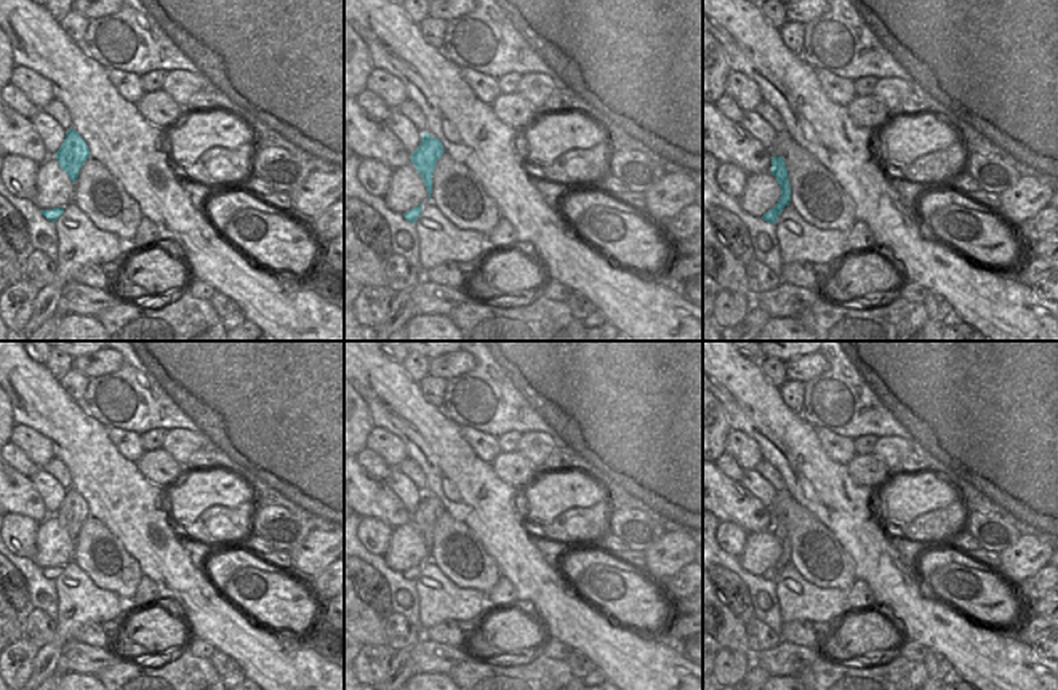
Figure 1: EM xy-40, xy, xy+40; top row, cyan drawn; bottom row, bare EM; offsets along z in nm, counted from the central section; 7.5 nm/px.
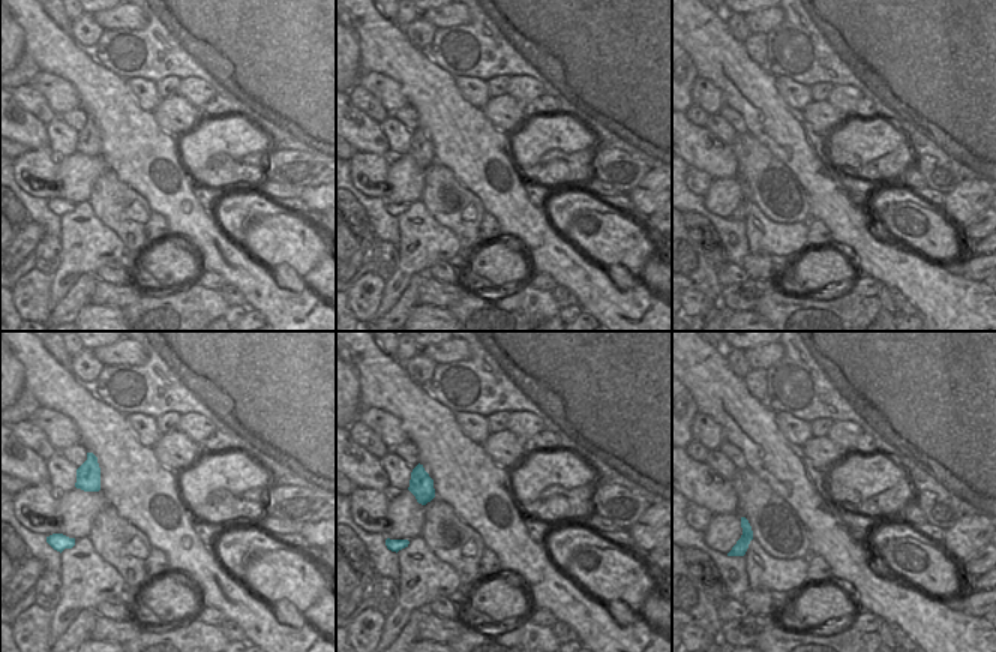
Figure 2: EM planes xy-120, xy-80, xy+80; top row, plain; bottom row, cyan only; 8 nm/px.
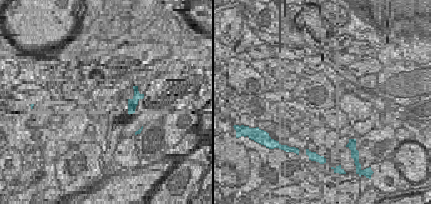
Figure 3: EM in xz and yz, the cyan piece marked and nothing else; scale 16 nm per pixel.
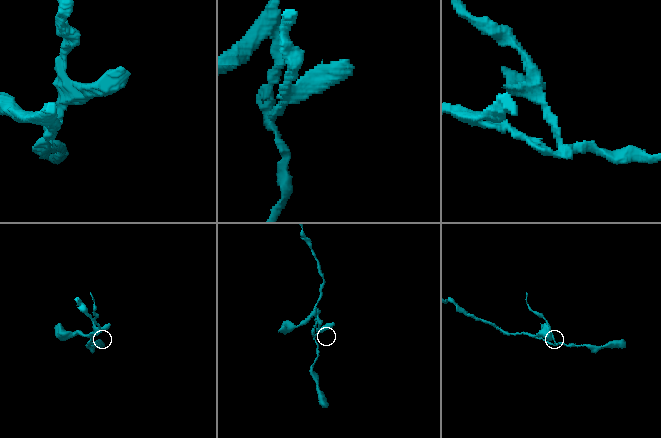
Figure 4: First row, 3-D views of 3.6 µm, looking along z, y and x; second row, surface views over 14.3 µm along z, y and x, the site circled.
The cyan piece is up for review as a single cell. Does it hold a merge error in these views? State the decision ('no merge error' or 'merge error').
merge error

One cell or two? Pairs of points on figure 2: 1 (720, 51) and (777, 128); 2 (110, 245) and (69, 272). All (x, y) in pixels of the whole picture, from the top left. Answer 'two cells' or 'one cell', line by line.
1: one cell
2: one cell

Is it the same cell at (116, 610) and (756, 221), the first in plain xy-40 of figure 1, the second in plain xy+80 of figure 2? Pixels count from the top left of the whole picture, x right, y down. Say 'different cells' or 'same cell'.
same cell

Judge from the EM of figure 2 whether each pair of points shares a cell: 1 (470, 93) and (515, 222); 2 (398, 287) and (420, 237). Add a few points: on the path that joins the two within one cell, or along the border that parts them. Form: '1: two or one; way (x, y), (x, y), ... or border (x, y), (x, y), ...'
1: two; border (453, 77), (461, 95), (480, 110)
2: one; way (402, 275), (419, 249)

